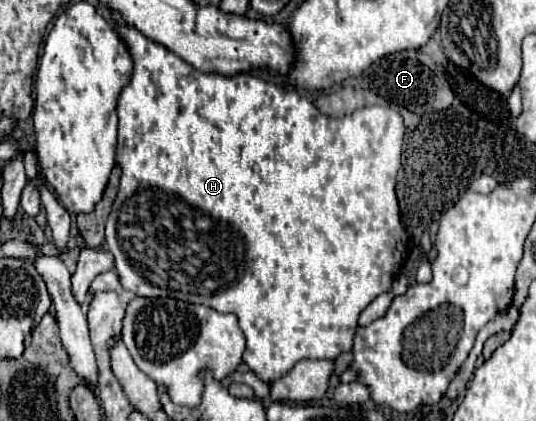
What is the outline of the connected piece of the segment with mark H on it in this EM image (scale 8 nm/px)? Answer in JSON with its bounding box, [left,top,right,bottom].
[106,26,406,384]

